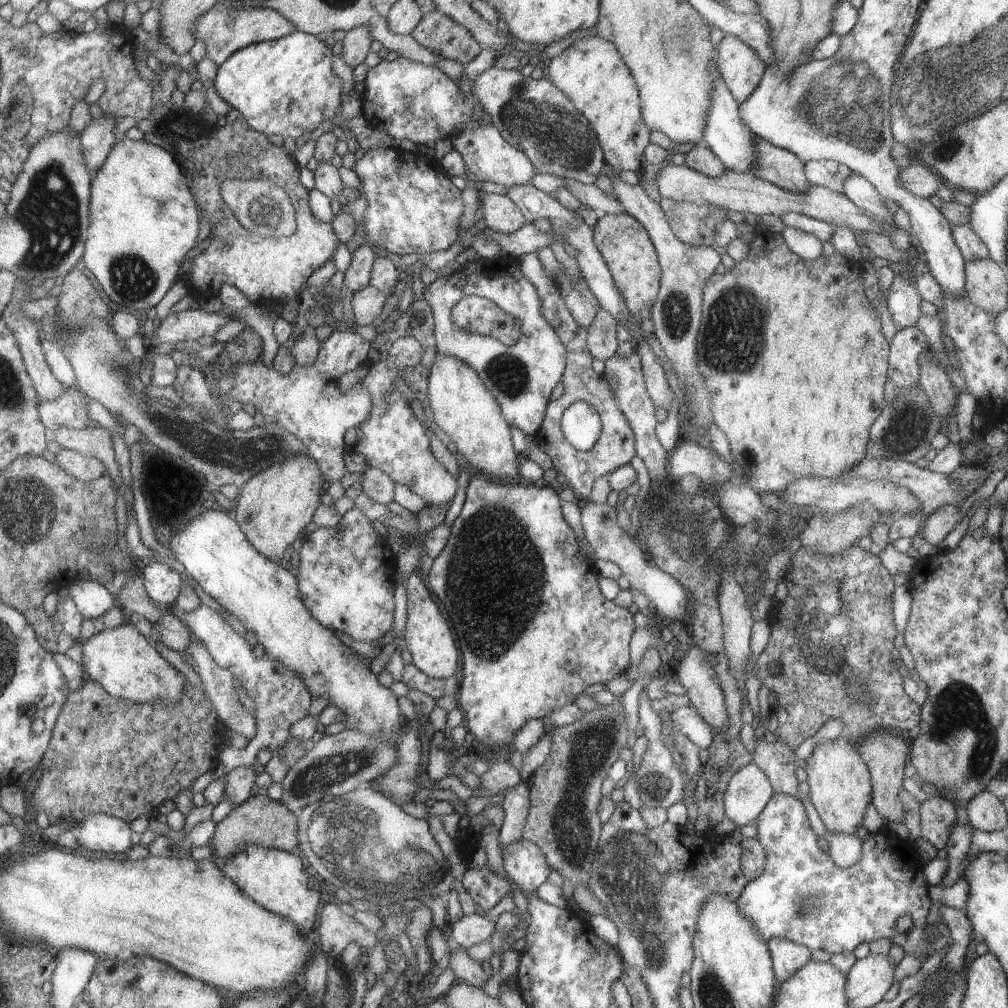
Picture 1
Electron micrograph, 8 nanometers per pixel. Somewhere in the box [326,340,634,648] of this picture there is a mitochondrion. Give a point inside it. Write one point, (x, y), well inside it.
(507, 373)

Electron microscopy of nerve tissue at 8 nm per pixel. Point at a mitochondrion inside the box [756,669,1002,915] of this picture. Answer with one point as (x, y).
(958, 708)

